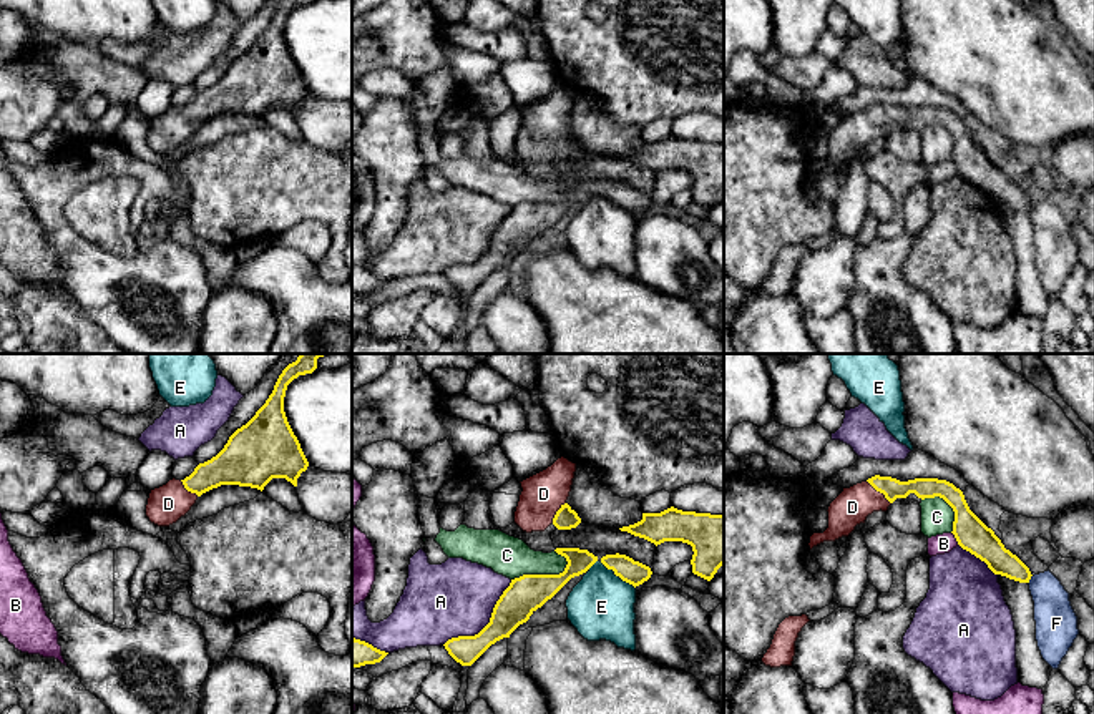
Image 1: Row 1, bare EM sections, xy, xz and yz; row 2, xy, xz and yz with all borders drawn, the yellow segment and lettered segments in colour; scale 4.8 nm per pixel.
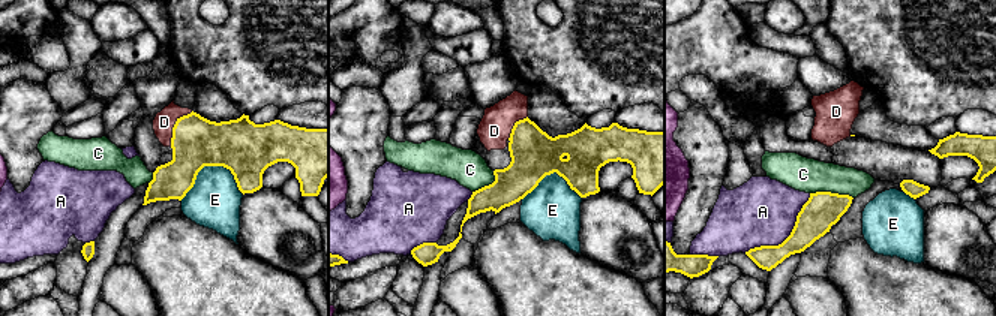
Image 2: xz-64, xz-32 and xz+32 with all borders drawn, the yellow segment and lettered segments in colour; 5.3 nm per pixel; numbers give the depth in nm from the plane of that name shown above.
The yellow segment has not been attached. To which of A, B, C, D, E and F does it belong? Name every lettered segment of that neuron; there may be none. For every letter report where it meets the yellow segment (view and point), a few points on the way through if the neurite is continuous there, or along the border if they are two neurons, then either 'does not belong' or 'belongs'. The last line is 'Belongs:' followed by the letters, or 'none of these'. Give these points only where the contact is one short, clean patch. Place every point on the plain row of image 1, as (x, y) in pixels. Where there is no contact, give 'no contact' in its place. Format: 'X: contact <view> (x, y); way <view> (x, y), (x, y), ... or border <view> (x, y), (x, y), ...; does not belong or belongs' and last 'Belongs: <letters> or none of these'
A: contact xz (488, 251); does not belong
B: contact yz (955, 165); does not belong
C: contact xz (542, 203); border xz (568, 190), (558, 201), (523, 201), (512, 208); does not belong
D: contact yz (880, 120); way yz (892, 117), (880, 120), (862, 127), (852, 135); belongs
E: contact xz (618, 203); does not belong
F: contact yz (1030, 206); border yz (1031, 203), (1028, 211); does not belong
Belongs: D

